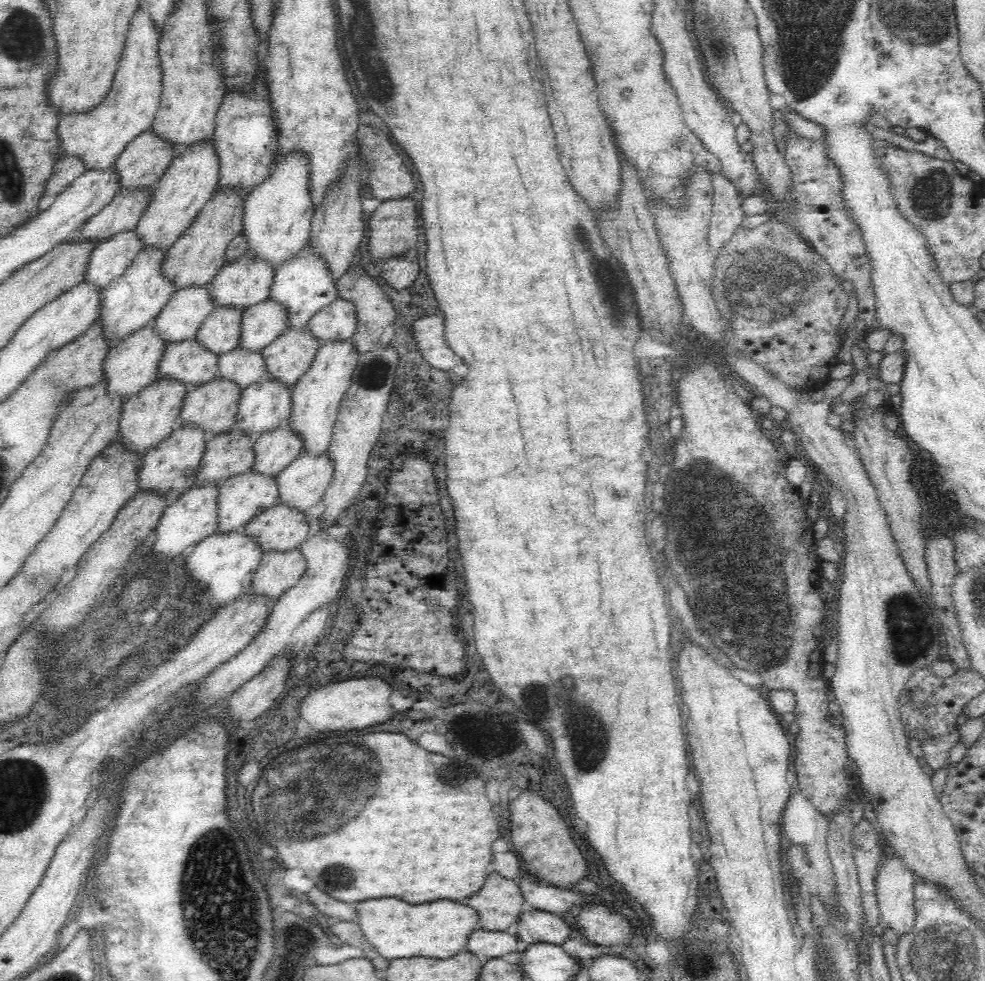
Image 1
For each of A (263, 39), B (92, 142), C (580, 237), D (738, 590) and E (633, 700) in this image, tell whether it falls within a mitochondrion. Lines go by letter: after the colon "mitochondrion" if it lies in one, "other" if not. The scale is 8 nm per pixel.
A: other
B: other
C: mitochondrion
D: mitochondrion
E: other

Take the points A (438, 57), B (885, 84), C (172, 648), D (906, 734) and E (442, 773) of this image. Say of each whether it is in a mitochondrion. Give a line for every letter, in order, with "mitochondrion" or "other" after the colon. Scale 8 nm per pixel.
A: other
B: other
C: other
D: other
E: mitochondrion

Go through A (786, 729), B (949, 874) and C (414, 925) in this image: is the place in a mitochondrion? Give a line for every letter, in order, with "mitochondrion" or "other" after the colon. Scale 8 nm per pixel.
A: other
B: other
C: other

